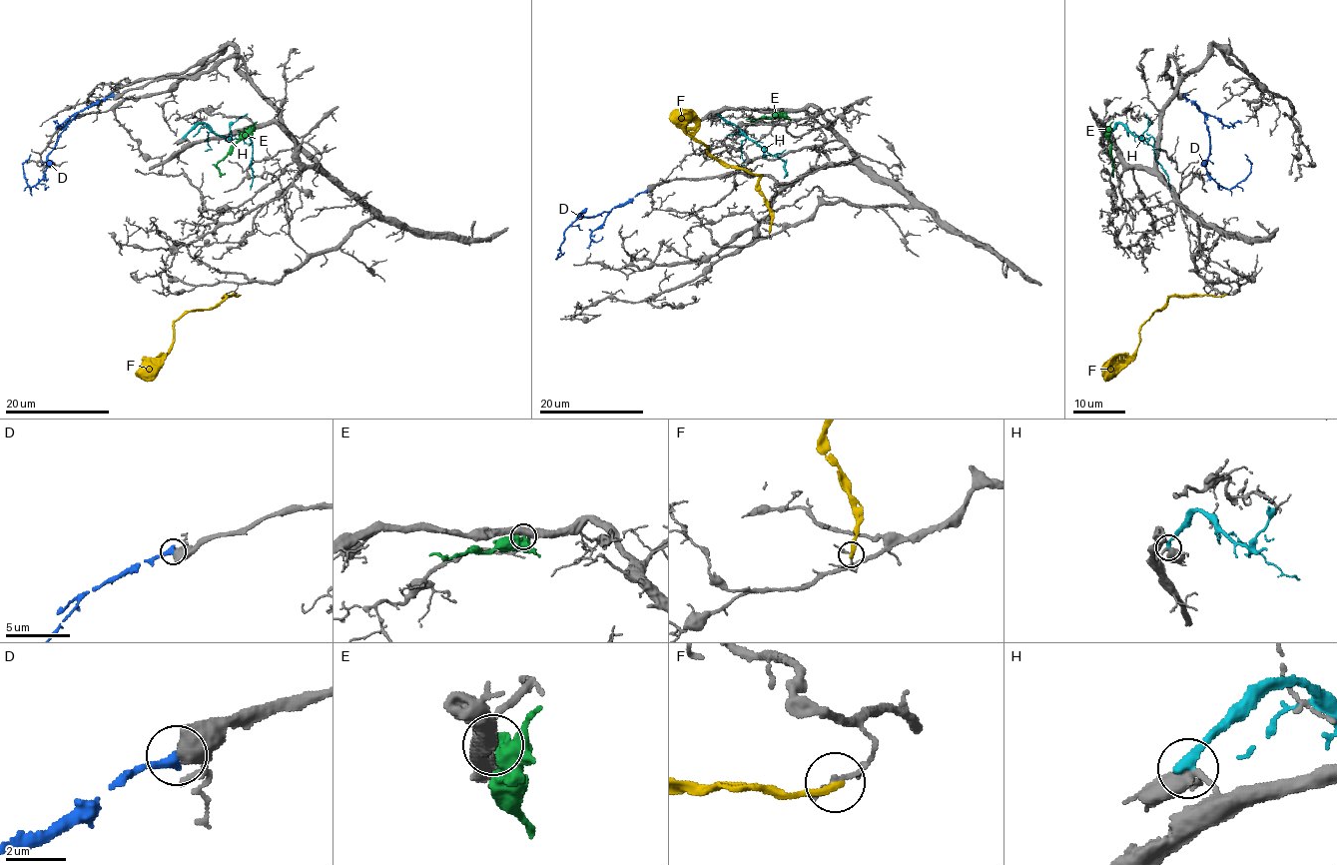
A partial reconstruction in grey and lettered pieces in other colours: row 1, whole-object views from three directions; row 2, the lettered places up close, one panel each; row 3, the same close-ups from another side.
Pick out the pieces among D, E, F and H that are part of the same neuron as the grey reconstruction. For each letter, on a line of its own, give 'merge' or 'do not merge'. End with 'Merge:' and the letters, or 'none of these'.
D: merge
E: do not merge
F: do not merge
H: do not merge
Merge: D

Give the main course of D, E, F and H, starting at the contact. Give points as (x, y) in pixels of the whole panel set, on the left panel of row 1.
D: (113, 95), (85, 107), (75, 116), (47, 157), (44, 175), (30, 189), (22, 165), (30, 154)
E: (250, 128), (217, 164), (217, 169), (225, 173)
F: (236, 295), (224, 296), (208, 309), (186, 310), (174, 322), (170, 349), (143, 372), (143, 379)
H: (185, 137), (204, 123), (217, 135), (248, 137), (252, 141), (253, 154), (250, 190)

